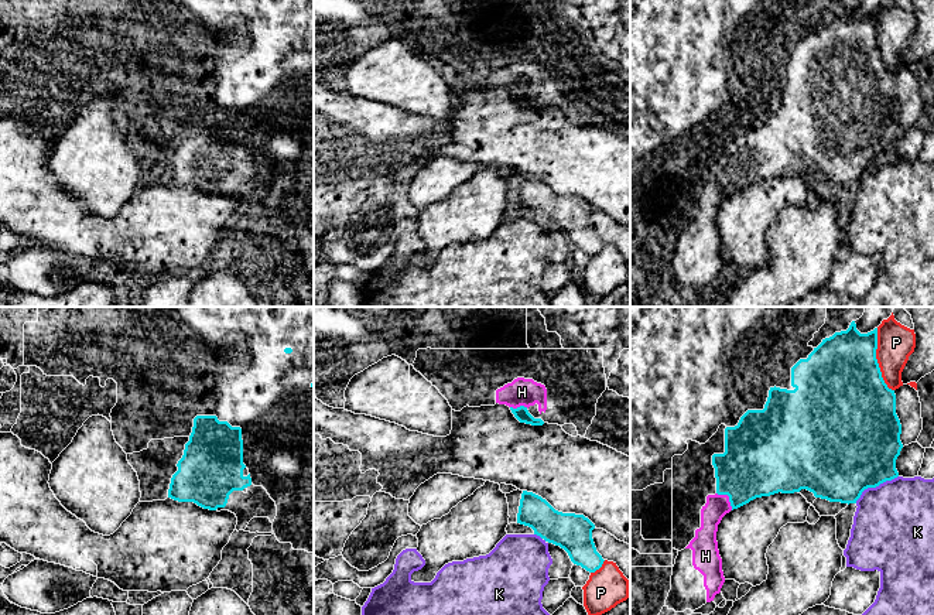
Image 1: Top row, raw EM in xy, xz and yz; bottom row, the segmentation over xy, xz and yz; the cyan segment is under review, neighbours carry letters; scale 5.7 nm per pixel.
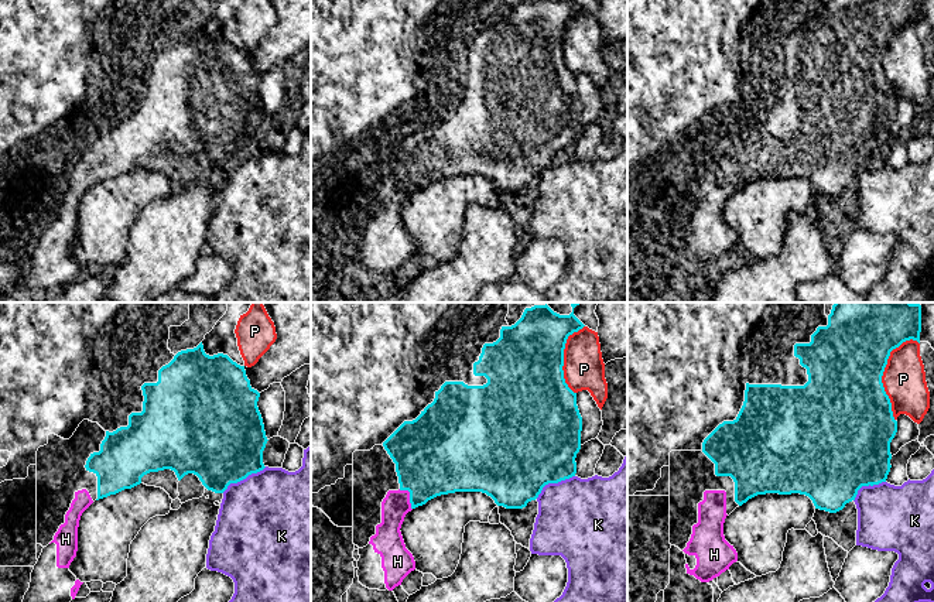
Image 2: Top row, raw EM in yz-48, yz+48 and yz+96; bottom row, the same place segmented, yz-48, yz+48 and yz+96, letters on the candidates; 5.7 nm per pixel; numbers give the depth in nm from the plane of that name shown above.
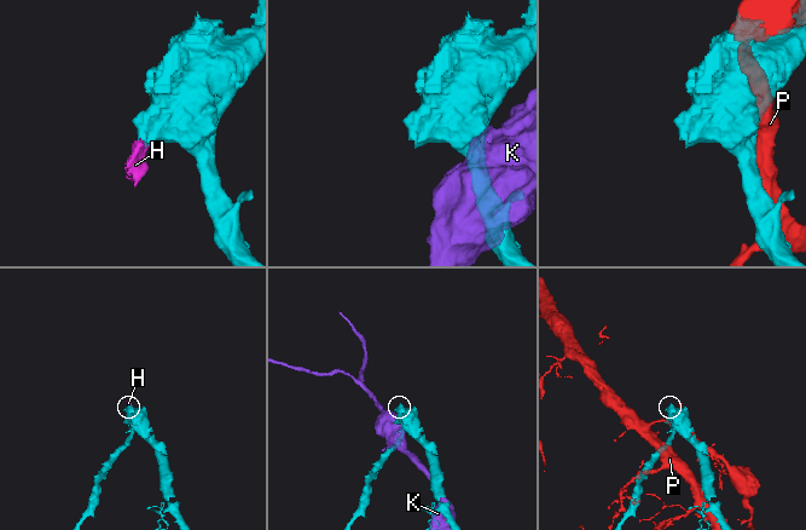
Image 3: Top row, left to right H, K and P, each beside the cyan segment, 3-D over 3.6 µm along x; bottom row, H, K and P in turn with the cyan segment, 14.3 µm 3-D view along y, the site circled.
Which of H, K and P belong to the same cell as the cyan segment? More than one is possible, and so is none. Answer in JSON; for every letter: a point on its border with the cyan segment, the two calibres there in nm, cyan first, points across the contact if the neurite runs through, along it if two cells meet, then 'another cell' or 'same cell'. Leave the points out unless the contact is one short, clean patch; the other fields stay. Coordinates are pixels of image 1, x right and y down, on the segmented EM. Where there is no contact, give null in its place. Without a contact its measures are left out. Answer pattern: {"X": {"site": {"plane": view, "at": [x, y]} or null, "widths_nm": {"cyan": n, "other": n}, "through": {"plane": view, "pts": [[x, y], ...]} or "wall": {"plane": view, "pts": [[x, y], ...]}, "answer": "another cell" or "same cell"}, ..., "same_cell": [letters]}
{"H": {"site": {"plane": "yz", "at": [729, 498]}, "widths_nm": {"cyan": 380, "other": 140}, "through": {"plane": "yz", "pts": [[755, 464], [739, 479], [729, 498], [717, 506]]}, "answer": "same cell"}, "K": {"site": {"plane": "yz", "at": [875, 487]}, "widths_nm": {"cyan": 480, "other": 460}, "answer": "another cell"}, "P": {"site": {"plane": "yz", "at": [876, 361]}, "widths_nm": {"cyan": 480, "other": 220}, "answer": "another cell"}, "same_cell": ["H"]}

